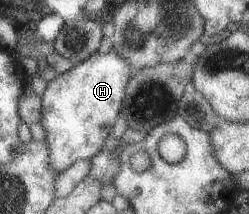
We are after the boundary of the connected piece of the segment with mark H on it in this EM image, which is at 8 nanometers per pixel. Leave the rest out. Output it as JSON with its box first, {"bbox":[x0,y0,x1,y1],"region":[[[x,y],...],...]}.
{"bbox":[41,47,132,173],"region":[[[112,47],[108,53],[96,51],[88,59],[75,63],[70,71],[59,74],[58,77],[48,82],[41,95],[42,97],[42,125],[46,129],[46,143],[48,143],[48,163],[54,173],[68,169],[72,163],[80,159],[92,159],[101,150],[109,137],[110,130],[120,116],[125,99],[125,87],[132,77],[130,63],[116,53]]]}

